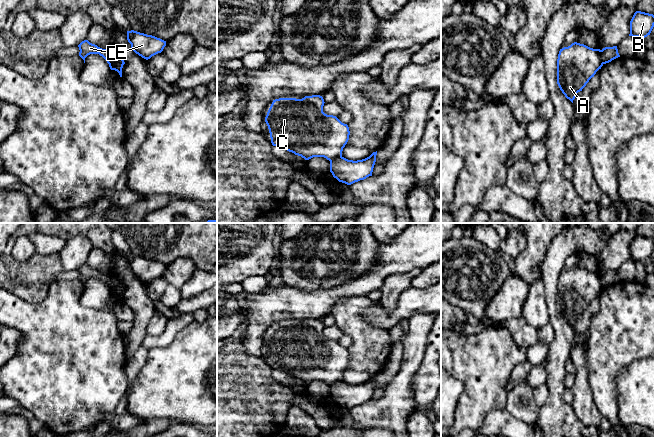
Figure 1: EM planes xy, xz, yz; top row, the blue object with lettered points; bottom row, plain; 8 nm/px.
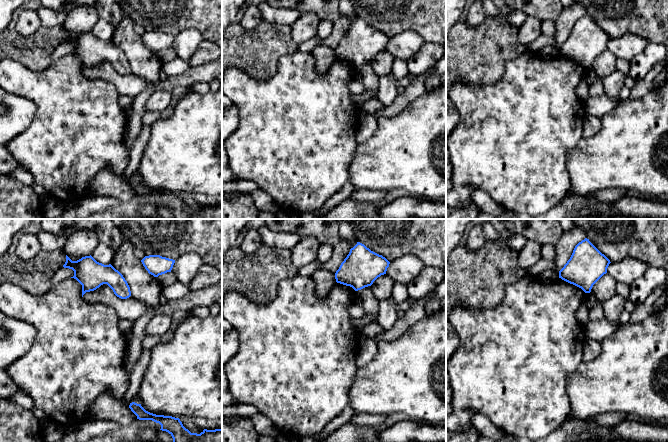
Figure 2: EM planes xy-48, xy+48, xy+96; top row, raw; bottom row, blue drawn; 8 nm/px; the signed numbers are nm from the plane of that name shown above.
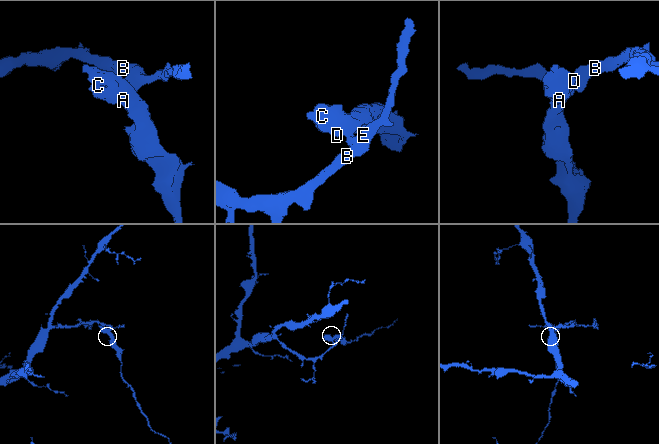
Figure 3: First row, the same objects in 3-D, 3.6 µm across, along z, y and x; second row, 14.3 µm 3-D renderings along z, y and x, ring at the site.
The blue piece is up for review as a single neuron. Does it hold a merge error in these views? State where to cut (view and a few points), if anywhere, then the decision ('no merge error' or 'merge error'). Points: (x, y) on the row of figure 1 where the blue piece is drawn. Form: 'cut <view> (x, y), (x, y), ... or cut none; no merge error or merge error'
cut xy (110, 50), (110, 57), (122, 65); merge error

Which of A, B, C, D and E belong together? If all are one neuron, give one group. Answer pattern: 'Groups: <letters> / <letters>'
Groups: A C D / B E

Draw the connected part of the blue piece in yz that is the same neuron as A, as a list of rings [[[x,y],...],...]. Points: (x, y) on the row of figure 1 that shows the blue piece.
[[[577,42],[560,49],[557,59],[557,84],[572,103],[603,63],[601,50]]]

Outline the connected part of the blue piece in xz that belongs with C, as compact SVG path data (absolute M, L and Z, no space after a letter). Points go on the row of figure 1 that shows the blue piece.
M320 95L273 100L265 117L272 145L305 160L342 157L349 127L336 116L325 114L324 103Z

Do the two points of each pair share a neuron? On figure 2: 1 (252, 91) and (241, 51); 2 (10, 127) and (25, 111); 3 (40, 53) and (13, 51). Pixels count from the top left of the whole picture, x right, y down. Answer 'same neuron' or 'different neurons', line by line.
1: different neurons
2: same neuron
3: same neuron

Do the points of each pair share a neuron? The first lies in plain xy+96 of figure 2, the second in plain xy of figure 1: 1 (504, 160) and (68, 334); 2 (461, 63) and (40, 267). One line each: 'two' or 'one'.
1: one
2: one

